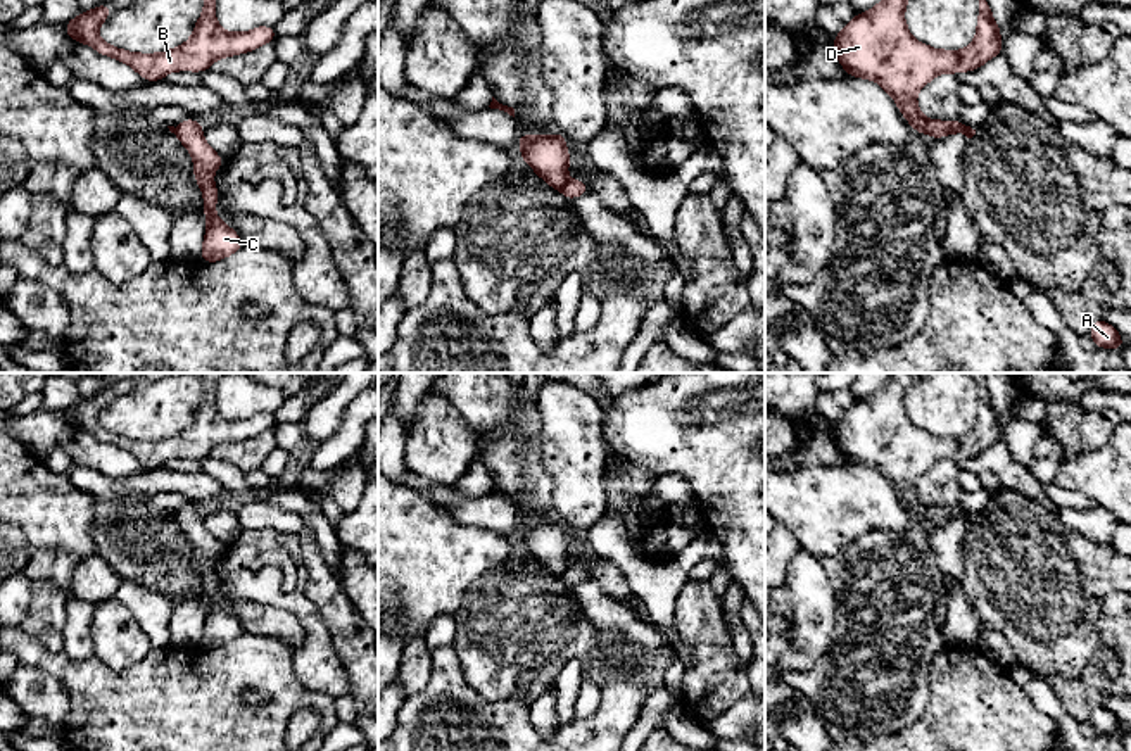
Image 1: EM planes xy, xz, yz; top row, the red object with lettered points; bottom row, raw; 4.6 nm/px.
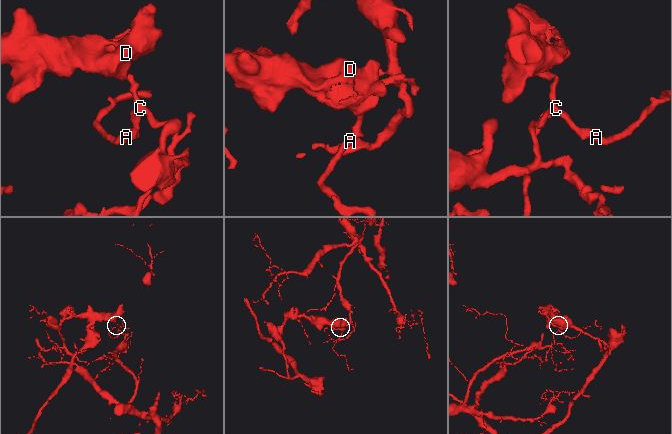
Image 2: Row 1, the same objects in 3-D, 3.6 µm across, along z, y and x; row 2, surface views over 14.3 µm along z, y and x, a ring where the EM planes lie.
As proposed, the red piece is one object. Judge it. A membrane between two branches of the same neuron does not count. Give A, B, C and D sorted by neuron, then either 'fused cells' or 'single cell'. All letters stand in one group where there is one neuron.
A C / B D | fused cells

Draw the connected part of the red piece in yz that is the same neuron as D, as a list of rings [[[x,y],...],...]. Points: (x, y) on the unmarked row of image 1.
[[[889,373],[888,383],[865,401],[856,401],[839,421],[834,423],[836,442],[848,459],[863,466],[877,468],[896,489],[903,504],[917,520],[929,520],[934,527],[950,520],[964,520],[962,508],[934,508],[920,501],[915,482],[941,459],[964,459],[981,454],[1003,439],[1000,414],[993,406],[983,373],[967,373],[979,385],[979,406],[974,428],[960,437],[938,437],[912,425],[903,399],[910,387],[910,373]]]

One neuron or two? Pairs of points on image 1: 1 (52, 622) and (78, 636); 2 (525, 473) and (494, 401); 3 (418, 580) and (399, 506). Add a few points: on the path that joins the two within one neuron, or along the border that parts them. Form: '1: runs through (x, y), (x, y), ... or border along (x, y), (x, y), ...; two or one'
1: border along (69, 596), (63, 650); two
2: runs through (513, 456), (505, 418); one
3: runs through (418, 561), (418, 549), (399, 530), (399, 525); one

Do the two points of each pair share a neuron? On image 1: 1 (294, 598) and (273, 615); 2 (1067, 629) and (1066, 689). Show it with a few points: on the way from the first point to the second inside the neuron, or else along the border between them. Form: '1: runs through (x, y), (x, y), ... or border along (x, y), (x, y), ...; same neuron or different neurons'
1: border along (277, 605), (287, 610), (301, 625), (304, 643); different neurons
2: border along (1097, 651), (1076, 677), (1042, 677); different neurons

